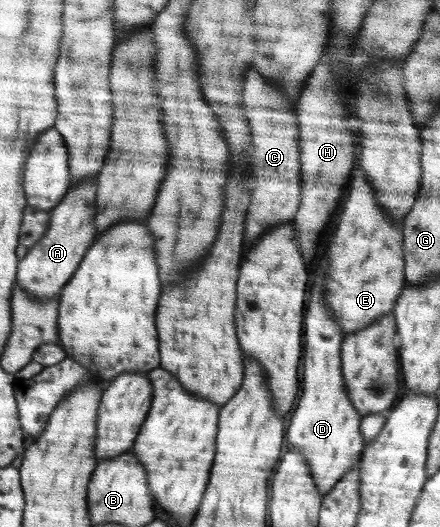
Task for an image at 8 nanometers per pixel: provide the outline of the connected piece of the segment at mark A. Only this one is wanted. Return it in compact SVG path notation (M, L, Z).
M97 176L79 179L60 204L49 211L51 222L48 224L48 232L28 249L17 274L17 285L21 285L26 292L32 292L34 298L39 298L42 302L56 298L69 280L72 280L73 273L80 268L85 253L96 240L96 195Z

